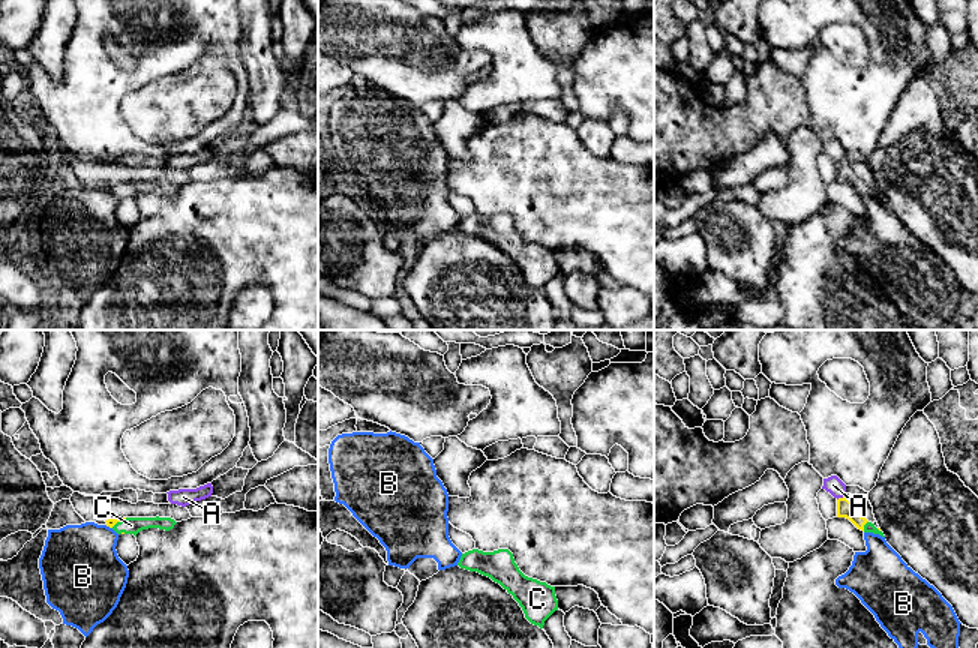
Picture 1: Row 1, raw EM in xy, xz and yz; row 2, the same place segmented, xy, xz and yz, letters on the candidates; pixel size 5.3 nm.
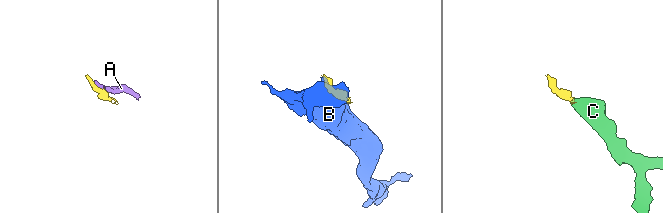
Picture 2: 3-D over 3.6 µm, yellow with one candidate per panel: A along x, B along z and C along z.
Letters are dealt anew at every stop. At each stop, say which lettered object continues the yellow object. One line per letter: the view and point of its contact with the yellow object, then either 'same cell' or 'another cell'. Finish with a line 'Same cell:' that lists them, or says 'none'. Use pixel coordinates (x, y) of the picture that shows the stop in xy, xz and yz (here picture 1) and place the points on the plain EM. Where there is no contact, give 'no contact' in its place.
A: meets yellow in yz at (840, 162); another cell
B: meets yellow in xy at (108, 189); another cell
C: meets yellow in yz at (864, 188); same cell
Same cell: C

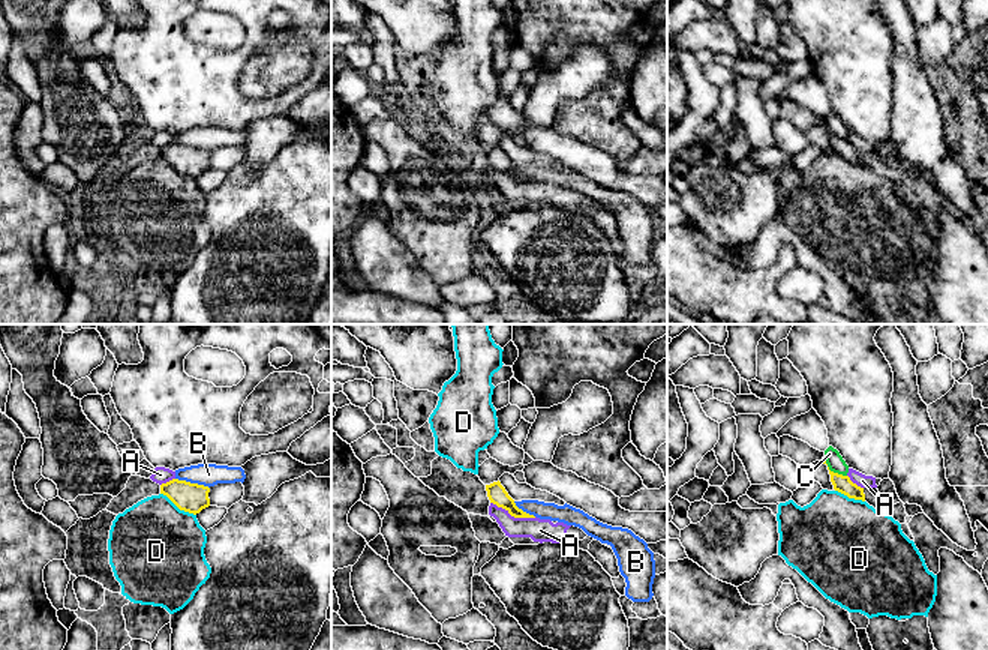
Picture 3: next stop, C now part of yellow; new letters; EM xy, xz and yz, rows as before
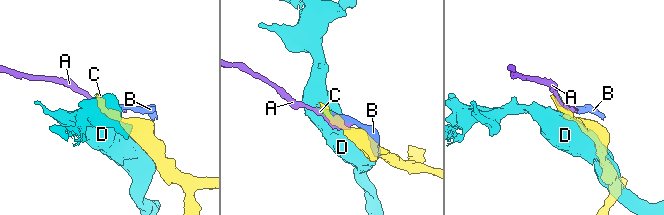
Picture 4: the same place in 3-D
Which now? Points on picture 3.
A: meets yellow in xz at (513, 179); another cell
B: meets yellow in xy at (192, 147); another cell
C: meets yellow in yz at (832, 135); another cell
D: meets yellow in xy at (179, 171); another cell
Same cell: none

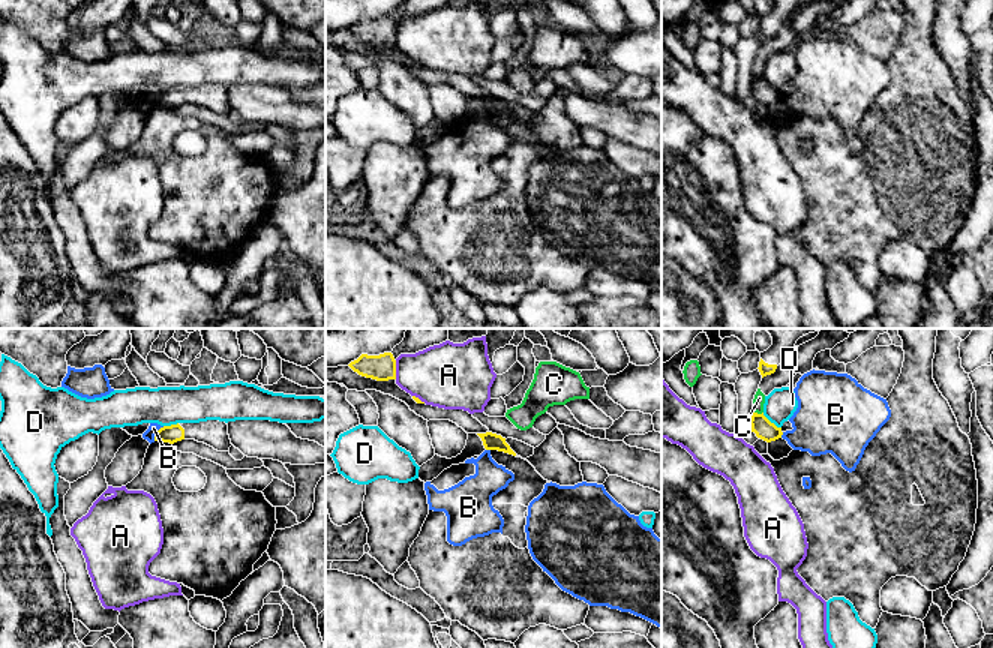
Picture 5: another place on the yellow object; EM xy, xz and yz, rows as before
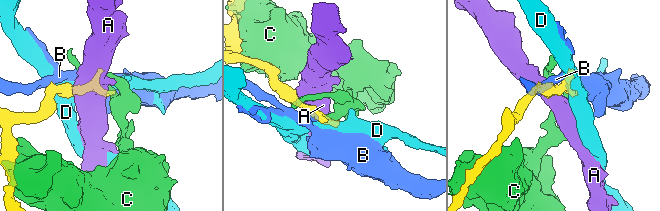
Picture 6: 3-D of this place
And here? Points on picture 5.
A: meets yellow in xz at (395, 33); another cell
B: meets yellow in xy at (156, 96); another cell
C: meets yellow in yz at (756, 77); another cell
D: meets yellow in yz at (770, 86); another cell
Same cell: none

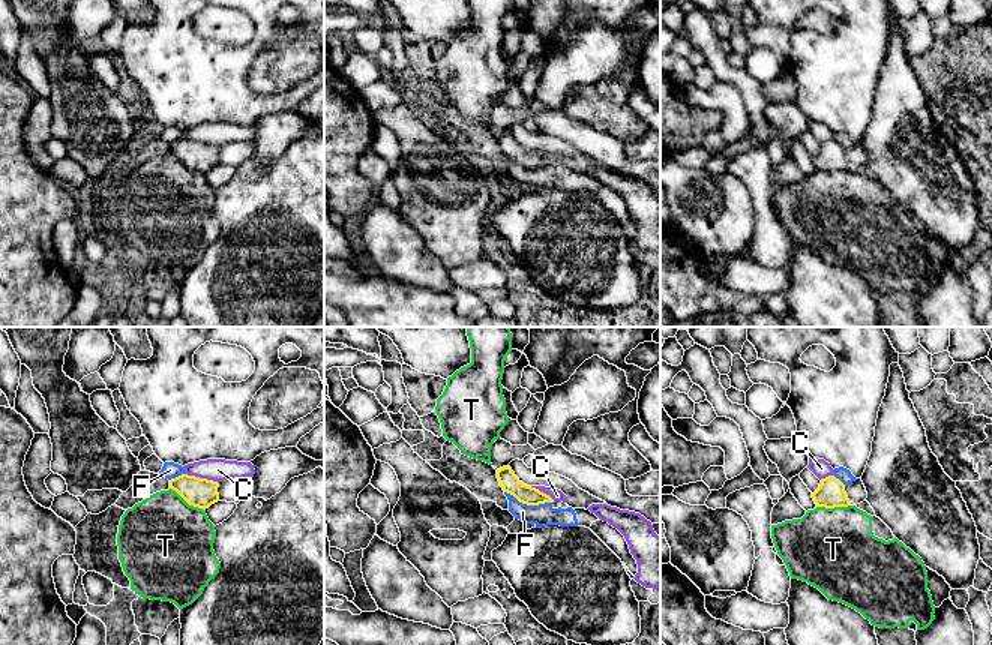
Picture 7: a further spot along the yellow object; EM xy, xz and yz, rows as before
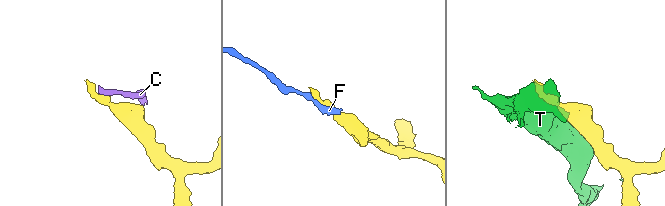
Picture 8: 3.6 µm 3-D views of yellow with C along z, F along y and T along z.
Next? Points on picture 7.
C: meets yellow in xy at (201, 143); another cell
F: meets yellow in xz at (529, 168); another cell
T: meets yellow in xy at (188, 167); another cell
Same cell: none

